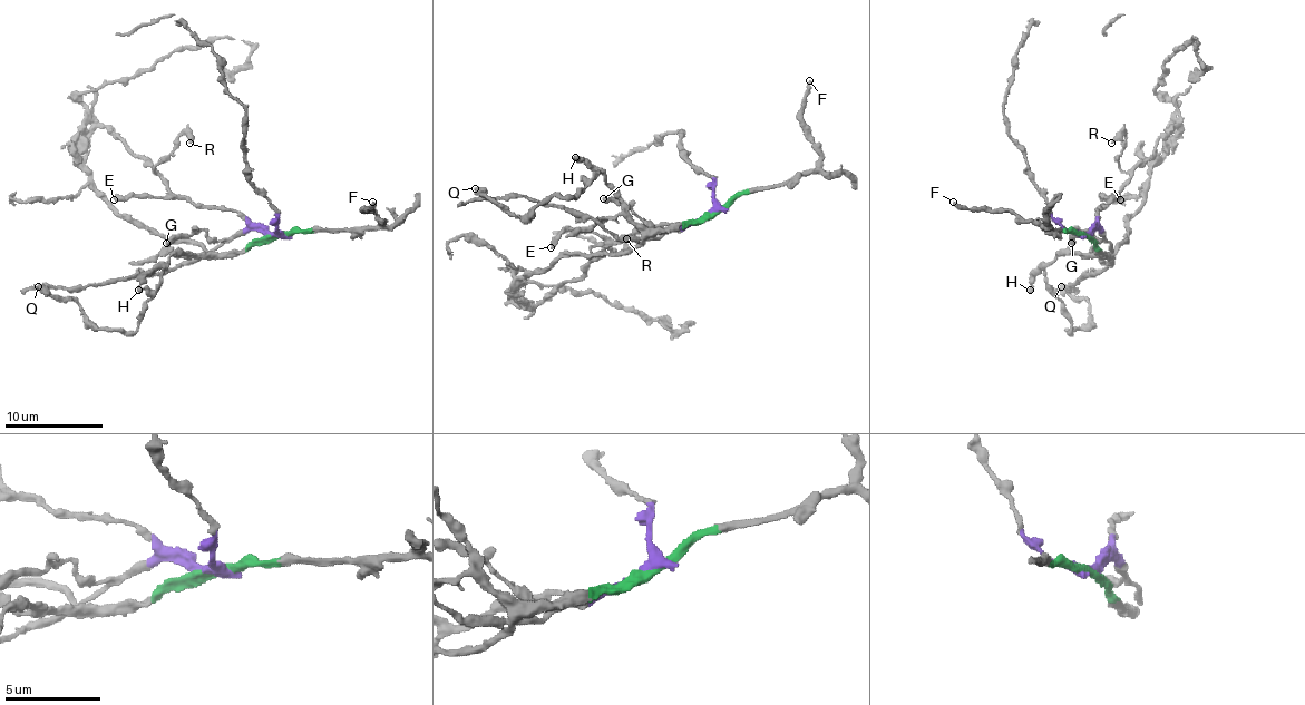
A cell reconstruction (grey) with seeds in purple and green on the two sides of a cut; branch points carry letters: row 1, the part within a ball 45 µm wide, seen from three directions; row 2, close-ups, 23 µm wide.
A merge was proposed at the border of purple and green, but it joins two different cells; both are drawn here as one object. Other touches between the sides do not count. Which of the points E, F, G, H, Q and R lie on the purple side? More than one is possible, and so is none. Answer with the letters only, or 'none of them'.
E, G, R

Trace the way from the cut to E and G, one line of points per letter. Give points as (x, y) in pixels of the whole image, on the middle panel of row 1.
E: (716, 213), (632, 231), (622, 240), (565, 231), (551, 247)
G: (716, 213), (659, 231), (634, 213), (602, 198)

